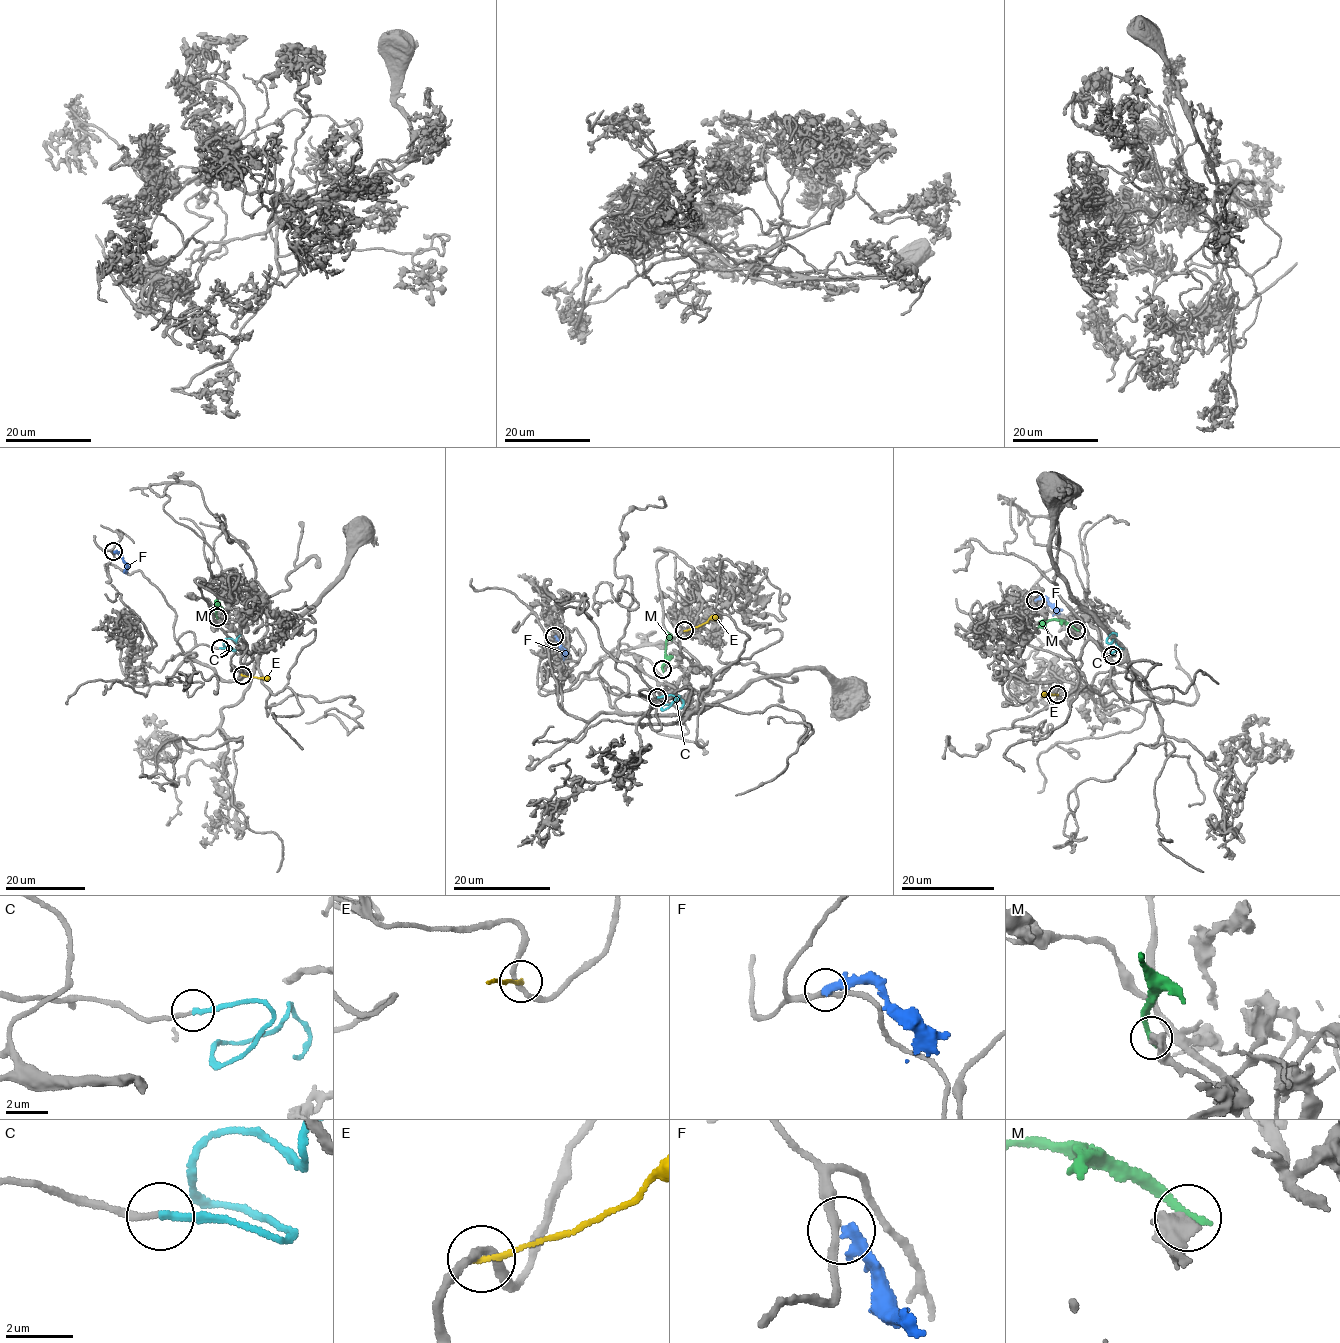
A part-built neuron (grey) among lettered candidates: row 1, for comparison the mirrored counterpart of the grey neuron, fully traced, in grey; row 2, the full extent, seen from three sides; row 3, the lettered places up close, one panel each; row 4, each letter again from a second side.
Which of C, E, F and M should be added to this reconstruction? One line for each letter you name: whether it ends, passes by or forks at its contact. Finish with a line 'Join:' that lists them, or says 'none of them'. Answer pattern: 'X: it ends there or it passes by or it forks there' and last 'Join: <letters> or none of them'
C: it ends there
Join: C

